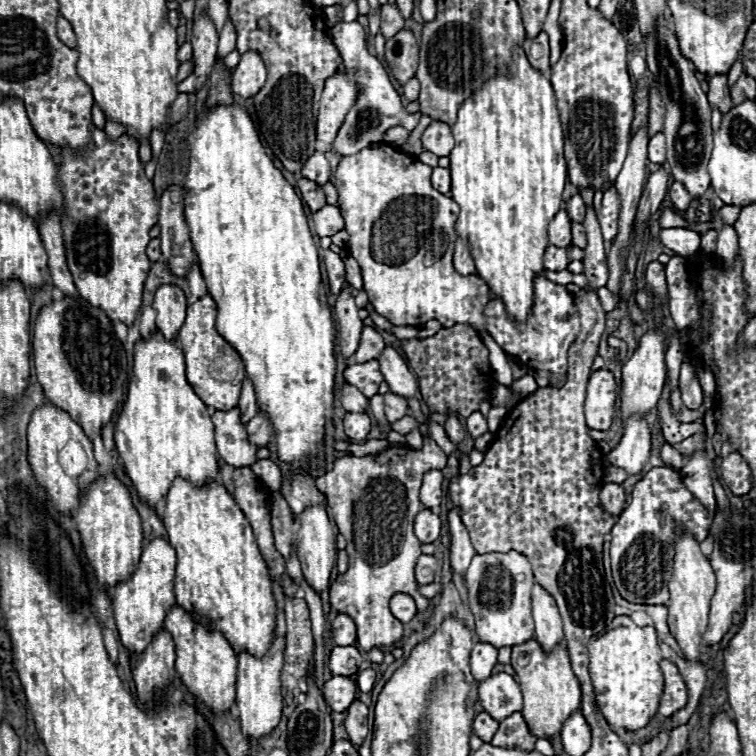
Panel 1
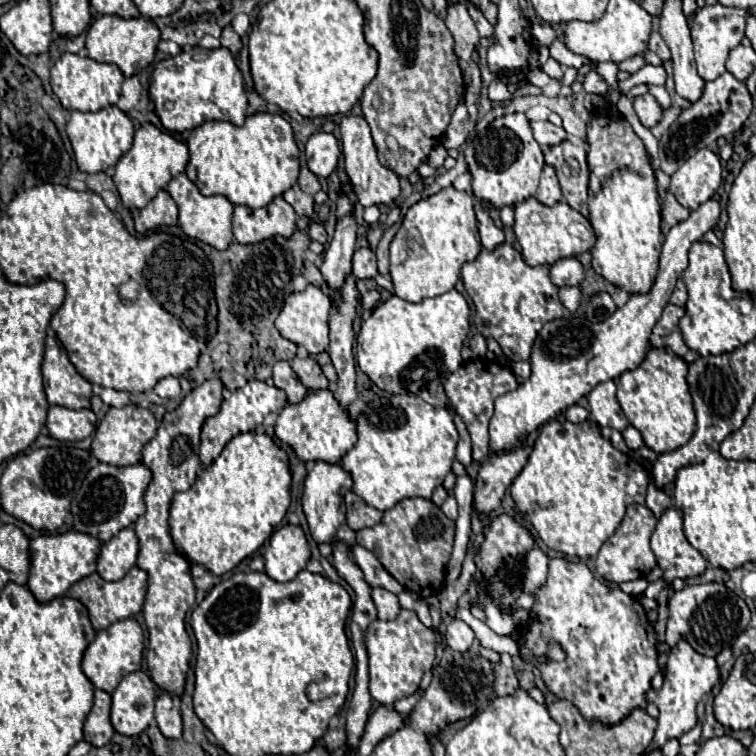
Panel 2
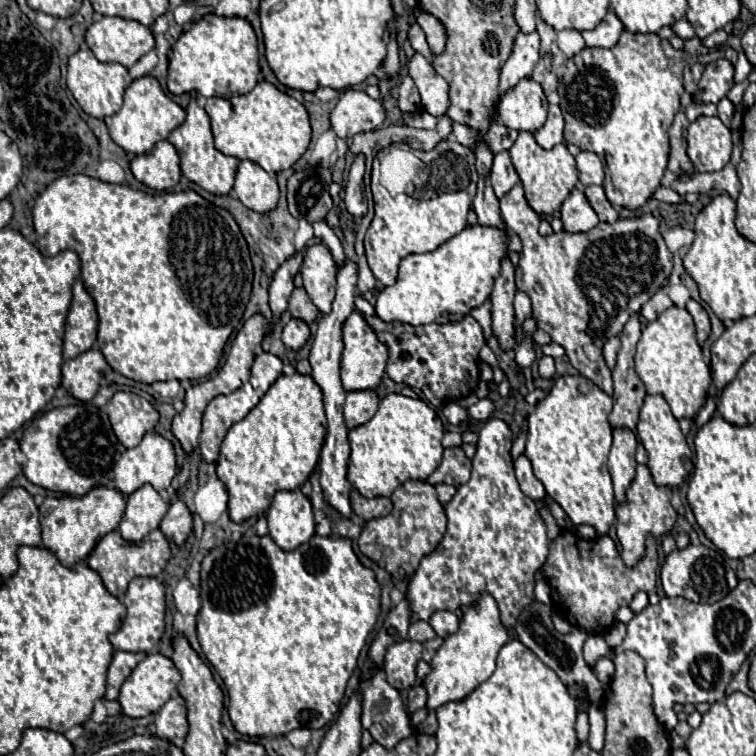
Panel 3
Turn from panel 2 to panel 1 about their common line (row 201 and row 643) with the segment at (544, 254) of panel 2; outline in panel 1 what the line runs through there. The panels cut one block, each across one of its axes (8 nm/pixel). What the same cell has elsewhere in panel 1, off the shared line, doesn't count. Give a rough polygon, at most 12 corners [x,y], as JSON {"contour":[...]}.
{"contour":[[566,646],[512,648],[522,716],[552,740],[580,710]]}

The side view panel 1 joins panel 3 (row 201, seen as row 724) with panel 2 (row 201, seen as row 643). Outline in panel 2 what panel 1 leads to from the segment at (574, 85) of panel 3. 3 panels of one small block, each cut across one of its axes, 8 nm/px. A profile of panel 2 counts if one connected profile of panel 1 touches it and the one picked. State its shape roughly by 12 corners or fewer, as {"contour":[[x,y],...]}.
{"contour":[[652,168],[590,196],[594,272],[650,292],[662,248]]}

